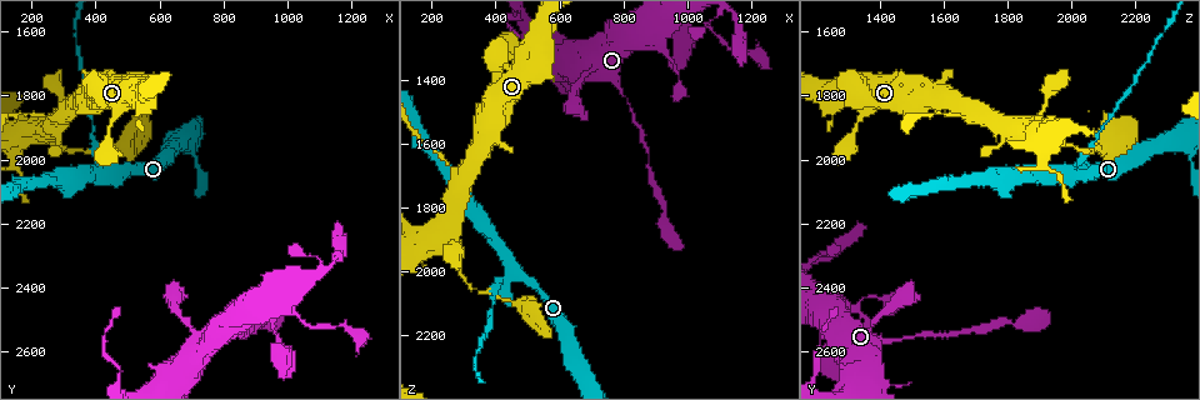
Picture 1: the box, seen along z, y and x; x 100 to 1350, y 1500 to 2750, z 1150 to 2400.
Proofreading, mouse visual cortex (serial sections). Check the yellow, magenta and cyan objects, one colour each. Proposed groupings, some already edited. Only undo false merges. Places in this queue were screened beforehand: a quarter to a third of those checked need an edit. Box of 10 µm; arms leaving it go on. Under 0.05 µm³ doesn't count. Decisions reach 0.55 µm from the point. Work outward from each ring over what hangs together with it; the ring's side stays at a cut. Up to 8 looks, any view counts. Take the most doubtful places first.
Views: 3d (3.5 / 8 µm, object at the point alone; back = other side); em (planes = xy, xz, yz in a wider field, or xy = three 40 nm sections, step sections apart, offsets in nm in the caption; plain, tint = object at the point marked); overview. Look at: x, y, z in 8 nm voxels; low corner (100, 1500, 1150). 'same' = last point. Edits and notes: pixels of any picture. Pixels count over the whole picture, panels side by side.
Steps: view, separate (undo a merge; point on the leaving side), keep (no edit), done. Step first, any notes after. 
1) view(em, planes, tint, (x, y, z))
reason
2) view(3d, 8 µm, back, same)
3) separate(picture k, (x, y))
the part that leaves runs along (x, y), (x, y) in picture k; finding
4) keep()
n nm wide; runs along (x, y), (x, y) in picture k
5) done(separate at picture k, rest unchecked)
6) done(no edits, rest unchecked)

view(em, xy, step 1, tint, (960, 2430, 1360))
sudden change in width

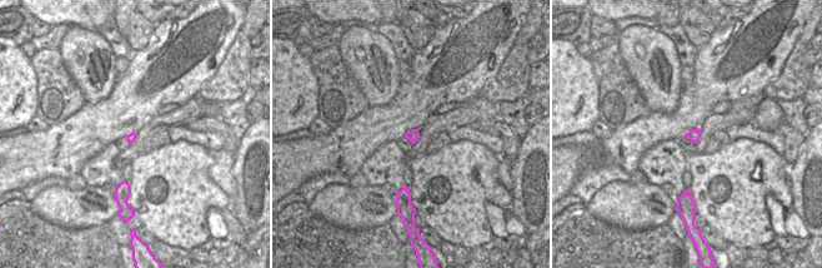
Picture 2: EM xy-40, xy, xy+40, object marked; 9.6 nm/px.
view(3d, 3.5 µm, same)

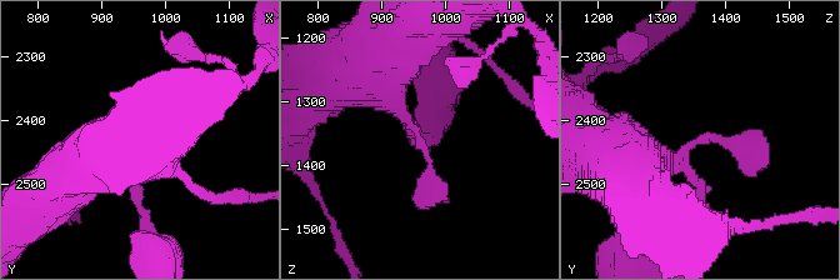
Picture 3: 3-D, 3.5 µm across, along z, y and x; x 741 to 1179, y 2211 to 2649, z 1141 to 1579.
keep()
all the same cell

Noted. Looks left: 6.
view(3d, 3.5 µm, back, (820, 2570, 1470))
calibre changes

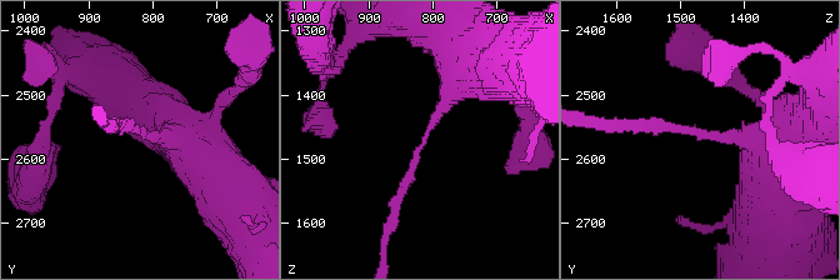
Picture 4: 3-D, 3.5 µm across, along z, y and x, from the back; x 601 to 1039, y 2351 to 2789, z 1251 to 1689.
view(em, xy, step 5, tint, (810, 2565, 1465))
arms of 150, 400 nm

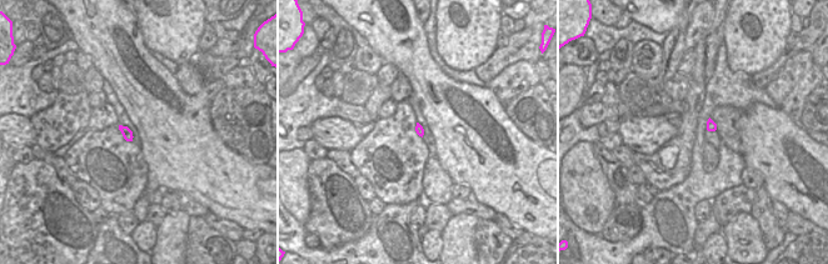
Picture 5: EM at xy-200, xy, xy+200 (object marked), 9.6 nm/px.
view(em, xy, step 2, tint, same)
cut it another way

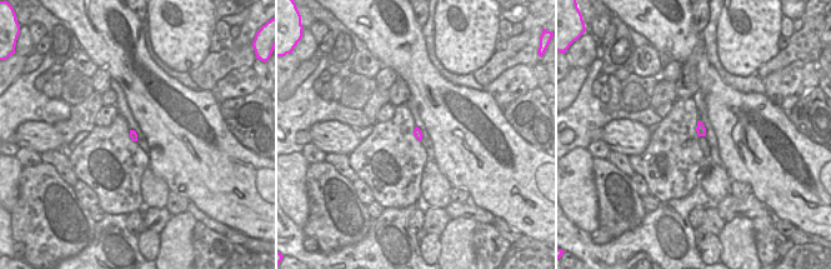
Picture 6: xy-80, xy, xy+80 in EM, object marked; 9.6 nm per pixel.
keep()
80 nm wide; runs along (464, 61), (395, 201) in picture 4; all the same cell

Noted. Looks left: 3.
view(3d, 3.5 µm, (480, 2040, 2000))
abrupt turn

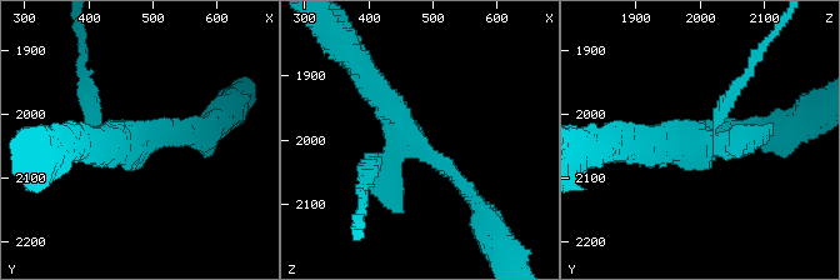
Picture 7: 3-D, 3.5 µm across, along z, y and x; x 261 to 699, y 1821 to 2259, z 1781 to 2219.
view(em, xy, step 1, tint, (470, 2045, 2000))
need the tissue

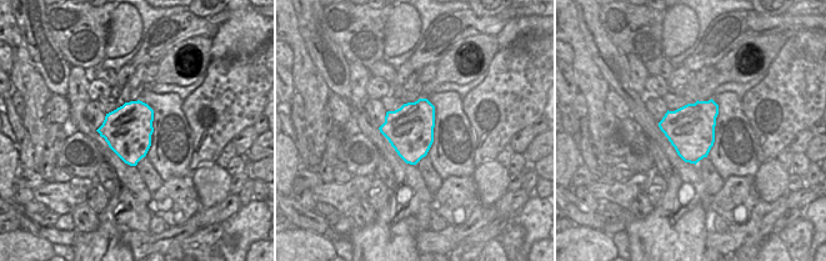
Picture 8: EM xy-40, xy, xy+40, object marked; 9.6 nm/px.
separate(picture 7, (733, 90))
the part that leaves runs along (714, 126), (726, 99), (771, 34) in picture 7; a second cell is stuck on

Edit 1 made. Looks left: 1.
done(separate at picture 7, rest unchecked)

